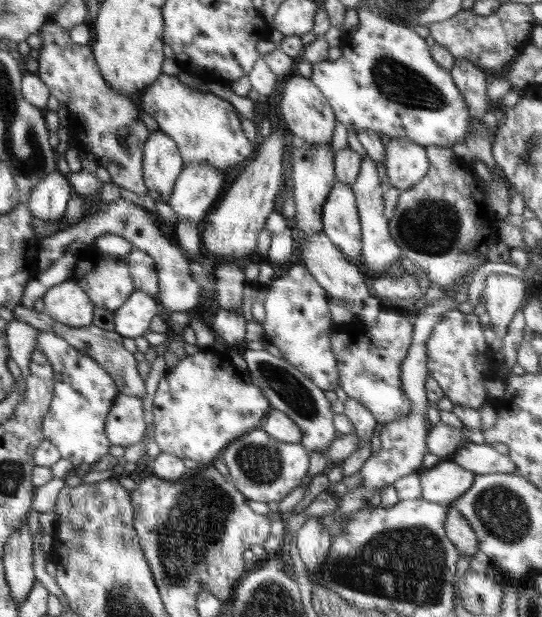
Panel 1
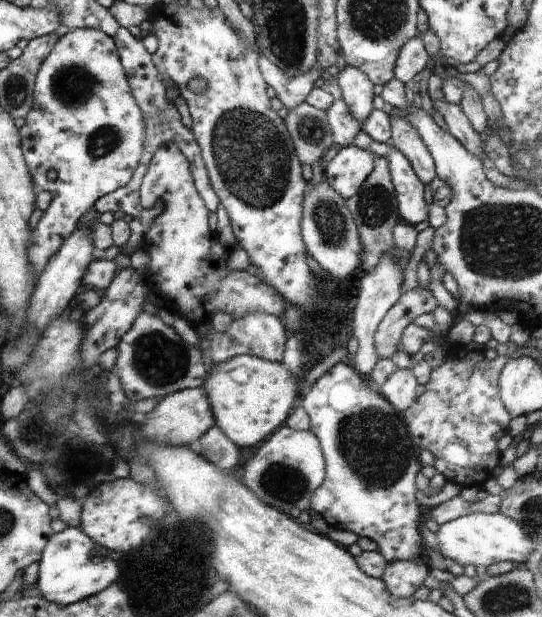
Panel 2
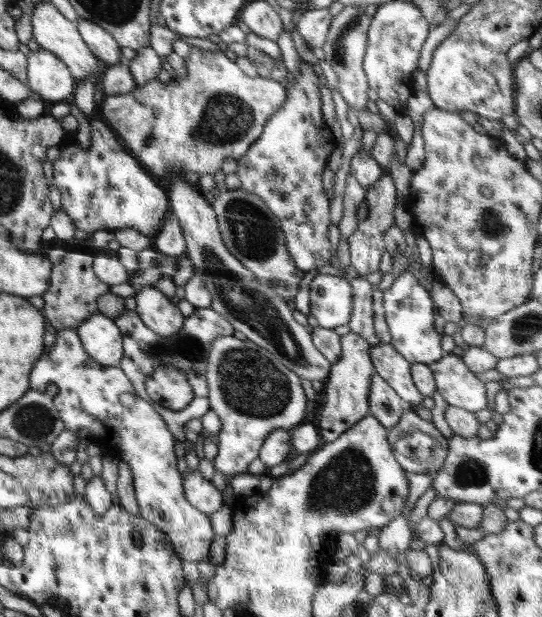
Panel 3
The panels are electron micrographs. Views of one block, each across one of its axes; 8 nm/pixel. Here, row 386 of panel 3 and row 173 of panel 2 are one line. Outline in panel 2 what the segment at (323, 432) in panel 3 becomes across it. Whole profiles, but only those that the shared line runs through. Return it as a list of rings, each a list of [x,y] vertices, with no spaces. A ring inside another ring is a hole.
[[[350,145],[342,147],[334,158],[323,164],[324,180],[347,201],[358,194],[364,180],[374,170],[378,155]]]

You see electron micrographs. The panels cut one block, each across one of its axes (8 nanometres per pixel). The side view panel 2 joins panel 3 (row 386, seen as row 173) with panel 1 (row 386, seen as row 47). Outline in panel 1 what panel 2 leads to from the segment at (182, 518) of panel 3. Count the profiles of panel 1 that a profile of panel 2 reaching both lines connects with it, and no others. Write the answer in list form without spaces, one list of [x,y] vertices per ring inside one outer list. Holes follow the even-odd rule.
[[[38,330],[35,350],[42,351],[54,369],[55,389],[48,412],[43,416],[43,437],[58,449],[61,458],[70,460],[75,470],[82,464],[94,465],[110,450],[111,442],[105,432],[106,417],[119,393],[118,388],[110,375],[87,358],[84,351],[78,352],[64,338],[48,330]]]

